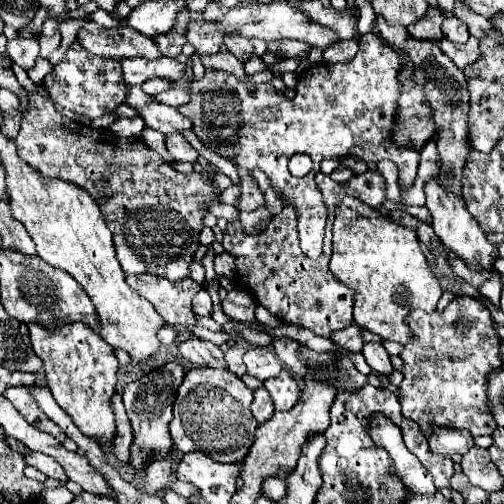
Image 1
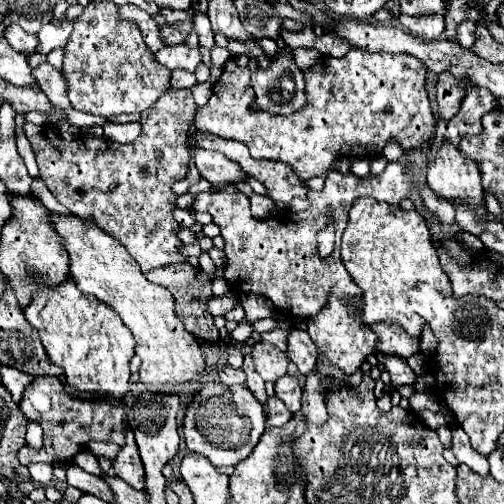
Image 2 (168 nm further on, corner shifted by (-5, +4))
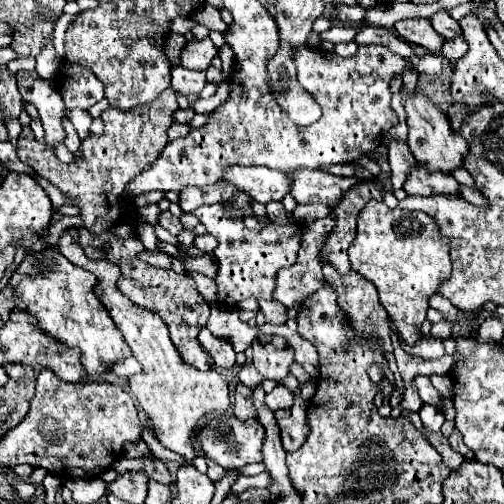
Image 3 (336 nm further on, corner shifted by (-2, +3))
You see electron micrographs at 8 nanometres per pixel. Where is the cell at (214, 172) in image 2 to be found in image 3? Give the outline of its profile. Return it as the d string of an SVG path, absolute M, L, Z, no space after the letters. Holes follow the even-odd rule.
M234 165L224 171L222 175L224 181L234 183L252 199L260 203L270 203L270 201L282 201L290 189L292 189L292 179L284 173L272 171L268 167L240 167Z

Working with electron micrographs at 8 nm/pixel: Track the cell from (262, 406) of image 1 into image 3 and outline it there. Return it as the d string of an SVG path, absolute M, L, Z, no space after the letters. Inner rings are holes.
M298 395L294 397L294 405L284 411L276 411L276 421L280 425L280 439L286 453L292 453L302 447L308 435L308 403Z

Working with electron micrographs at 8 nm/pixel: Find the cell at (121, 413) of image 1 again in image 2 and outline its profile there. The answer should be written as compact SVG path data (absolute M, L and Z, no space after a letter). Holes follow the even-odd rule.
M125 430L125 446L119 450L115 462L113 462L113 472L123 478L127 484L131 484L137 490L143 490L143 464L139 458L139 450L133 438L133 430Z

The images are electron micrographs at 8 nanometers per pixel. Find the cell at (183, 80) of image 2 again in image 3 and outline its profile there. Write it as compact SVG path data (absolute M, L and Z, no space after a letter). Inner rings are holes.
M172 67L172 89L182 95L198 95L206 85L206 71L190 71L184 67Z

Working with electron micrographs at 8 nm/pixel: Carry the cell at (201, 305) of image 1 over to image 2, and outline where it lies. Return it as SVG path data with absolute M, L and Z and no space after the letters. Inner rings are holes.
M225 294L221 298L211 298L207 302L207 310L211 312L211 316L225 316L229 310L233 310L233 306L237 304L239 300L231 294Z

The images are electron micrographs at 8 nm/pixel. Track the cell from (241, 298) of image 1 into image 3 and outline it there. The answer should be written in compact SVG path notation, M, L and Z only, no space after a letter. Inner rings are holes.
M274 299L260 301L260 311L266 315L266 321L272 325L284 325L288 321L288 313L286 313L288 309Z

